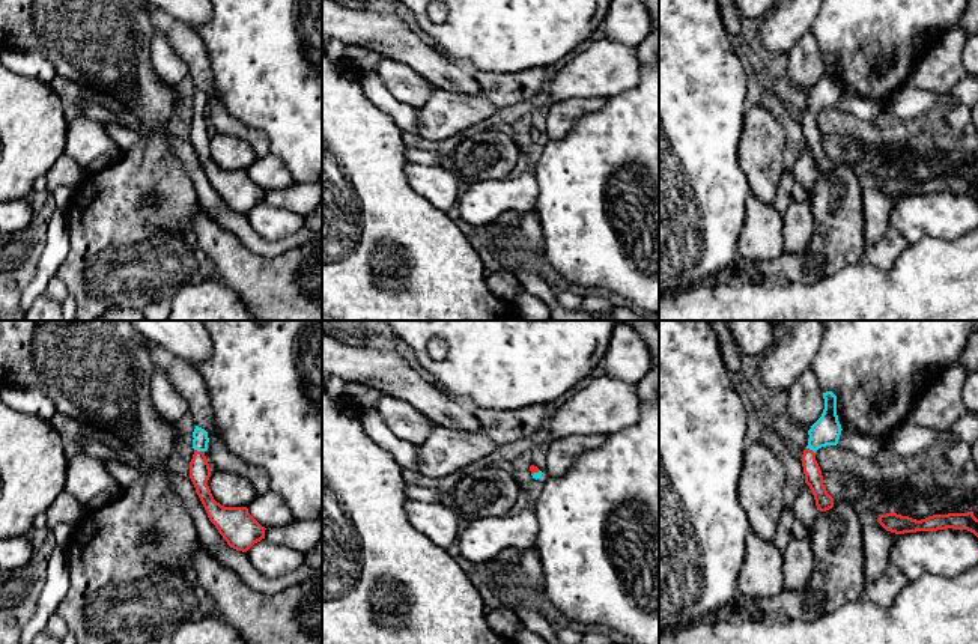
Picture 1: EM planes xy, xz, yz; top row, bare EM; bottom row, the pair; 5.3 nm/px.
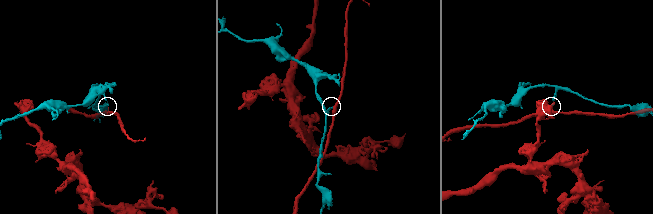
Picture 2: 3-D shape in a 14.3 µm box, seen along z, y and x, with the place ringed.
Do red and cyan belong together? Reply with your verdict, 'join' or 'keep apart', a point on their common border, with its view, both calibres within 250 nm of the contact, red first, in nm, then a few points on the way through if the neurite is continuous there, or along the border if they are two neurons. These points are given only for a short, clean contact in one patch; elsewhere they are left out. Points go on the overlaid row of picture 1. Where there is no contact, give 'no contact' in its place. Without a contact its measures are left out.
join; meets red in xy at (199, 452); 110 nm thick on the red side, 80 nm on the other; runs through xy (199, 468), (199, 452), (200, 440)

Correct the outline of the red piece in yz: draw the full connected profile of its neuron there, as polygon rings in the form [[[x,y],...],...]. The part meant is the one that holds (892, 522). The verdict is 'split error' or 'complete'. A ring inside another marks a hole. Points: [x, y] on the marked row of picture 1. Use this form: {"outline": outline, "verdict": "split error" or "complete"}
{"outline": [[[891,512],[886,515],[880,515],[877,519],[886,531],[895,534],[952,528],[967,530],[978,537],[978,519],[973,516],[973,512],[933,515],[921,521]]], "verdict": "complete"}

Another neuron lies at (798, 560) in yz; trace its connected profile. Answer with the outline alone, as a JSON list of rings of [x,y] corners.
[[[791,537],[782,551],[782,575],[787,590],[799,591],[809,584],[814,569],[814,554],[808,537]]]

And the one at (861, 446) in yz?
[[[841,430],[837,445],[855,453],[858,457],[868,459],[877,459],[886,450],[883,442],[862,435],[850,435],[847,430]]]

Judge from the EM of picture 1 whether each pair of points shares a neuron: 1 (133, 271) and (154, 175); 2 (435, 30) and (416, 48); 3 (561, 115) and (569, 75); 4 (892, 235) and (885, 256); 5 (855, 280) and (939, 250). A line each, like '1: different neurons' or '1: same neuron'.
1: same neuron
2: different neurons
3: different neurons
4: same neuron
5: same neuron

